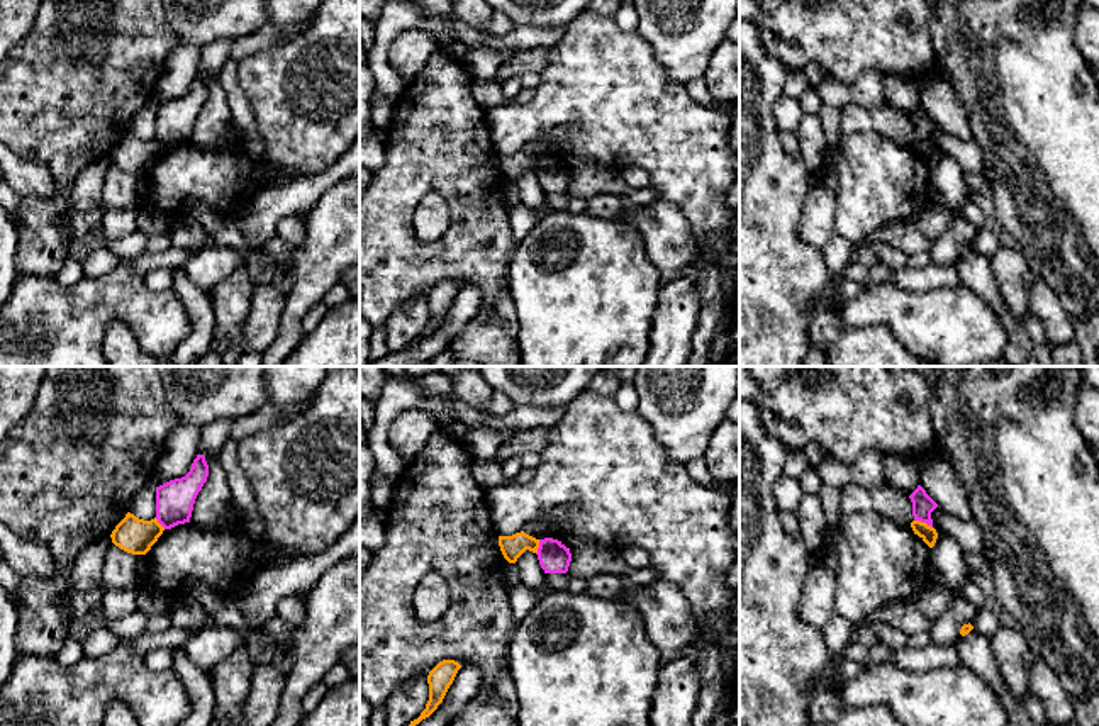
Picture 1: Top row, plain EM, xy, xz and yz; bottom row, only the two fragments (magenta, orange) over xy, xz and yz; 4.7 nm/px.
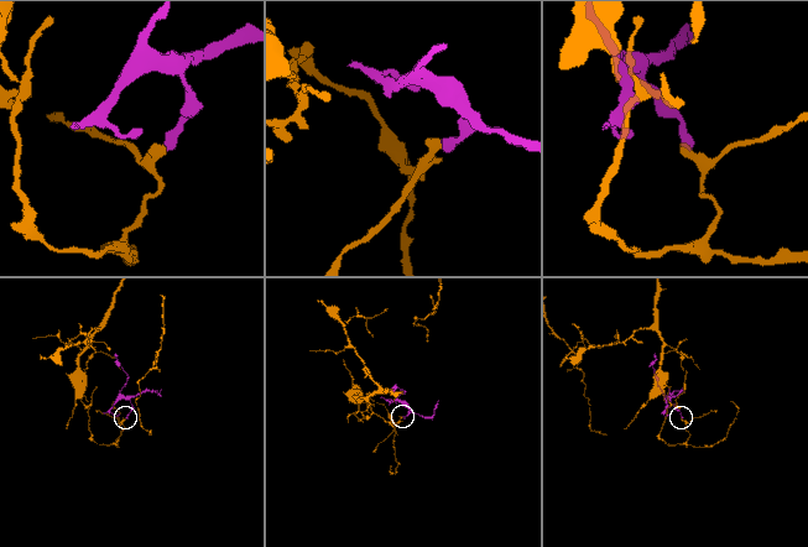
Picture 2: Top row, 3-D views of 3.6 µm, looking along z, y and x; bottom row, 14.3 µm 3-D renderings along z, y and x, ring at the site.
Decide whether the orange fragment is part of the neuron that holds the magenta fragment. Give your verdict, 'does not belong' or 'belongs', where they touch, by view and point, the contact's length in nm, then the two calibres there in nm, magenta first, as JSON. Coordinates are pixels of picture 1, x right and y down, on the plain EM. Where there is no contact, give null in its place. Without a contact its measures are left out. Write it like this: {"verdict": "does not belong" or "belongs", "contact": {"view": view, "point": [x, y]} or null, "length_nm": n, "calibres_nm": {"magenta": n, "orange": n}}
{"verdict": "does not belong", "contact": {"view": "yz", "point": [923, 141]}, "length_nm": 100, "calibres_nm": {"magenta": 100, "orange": 70}}

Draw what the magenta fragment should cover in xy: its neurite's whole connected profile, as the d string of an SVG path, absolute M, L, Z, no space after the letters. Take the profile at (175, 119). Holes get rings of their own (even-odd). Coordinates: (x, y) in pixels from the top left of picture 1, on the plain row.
M197 75L190 92L156 107L156 139L165 149L190 142L198 112L209 97L204 75Z

